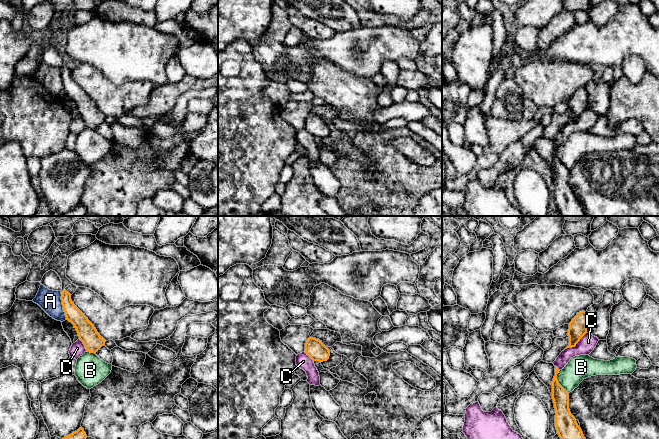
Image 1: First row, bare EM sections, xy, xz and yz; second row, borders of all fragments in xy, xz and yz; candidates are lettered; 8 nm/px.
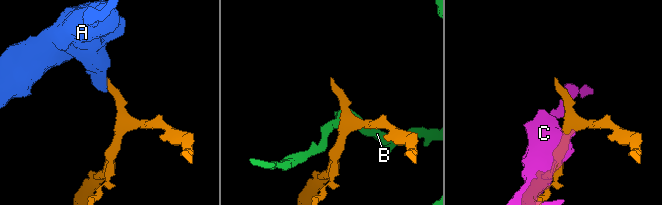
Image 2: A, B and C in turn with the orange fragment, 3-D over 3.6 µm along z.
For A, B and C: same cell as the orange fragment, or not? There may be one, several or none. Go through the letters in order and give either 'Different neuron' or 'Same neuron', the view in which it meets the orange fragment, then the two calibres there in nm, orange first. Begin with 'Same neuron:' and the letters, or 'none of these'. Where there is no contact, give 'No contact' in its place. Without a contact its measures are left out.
Same neuron: none of these
A: Different neuron. Touches orange in xy. Thickness 130 nm (orange) against 180 nm
B: Different neuron. Touches orange in yz. Thickness 140 nm (orange) against 190 nm
C: Different neuron. Touches orange in yz. Thickness 140 nm (orange) against 140 nm

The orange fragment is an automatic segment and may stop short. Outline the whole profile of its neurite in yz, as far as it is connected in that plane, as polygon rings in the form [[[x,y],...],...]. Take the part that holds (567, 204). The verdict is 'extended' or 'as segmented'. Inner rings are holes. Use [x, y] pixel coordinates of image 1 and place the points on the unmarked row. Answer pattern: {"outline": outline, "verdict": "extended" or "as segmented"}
{"outline": [[[555,142],[555,152],[552,157],[552,175],[555,191],[555,202],[561,216],[586,216],[575,193],[569,185],[569,169],[559,160],[557,150],[559,145]]], "verdict": "as segmented"}

